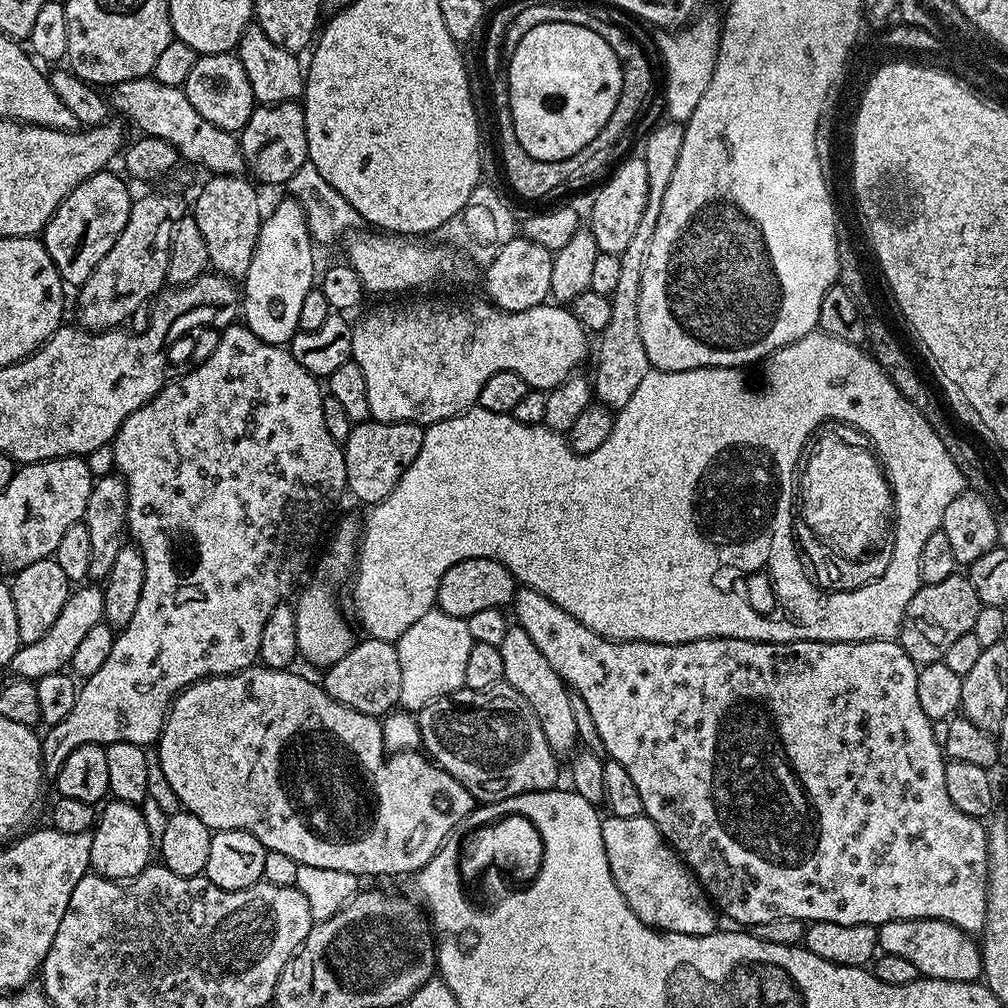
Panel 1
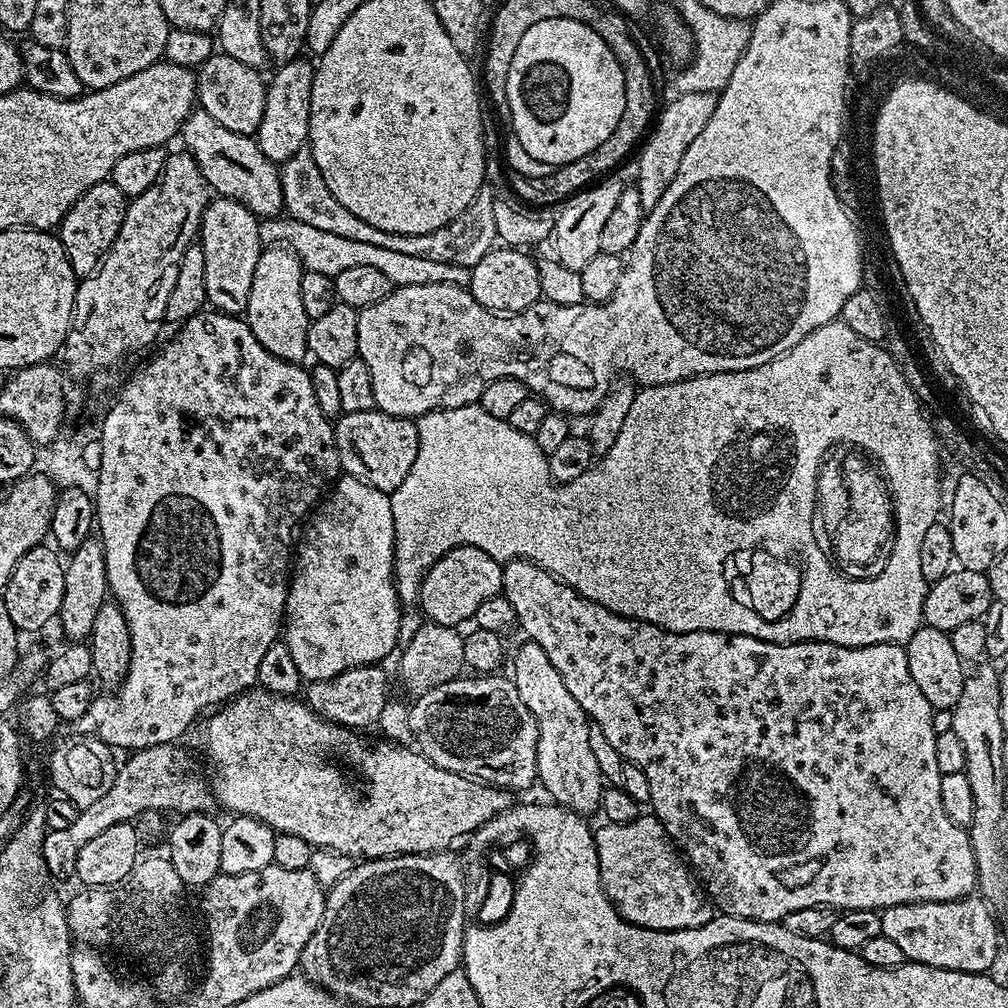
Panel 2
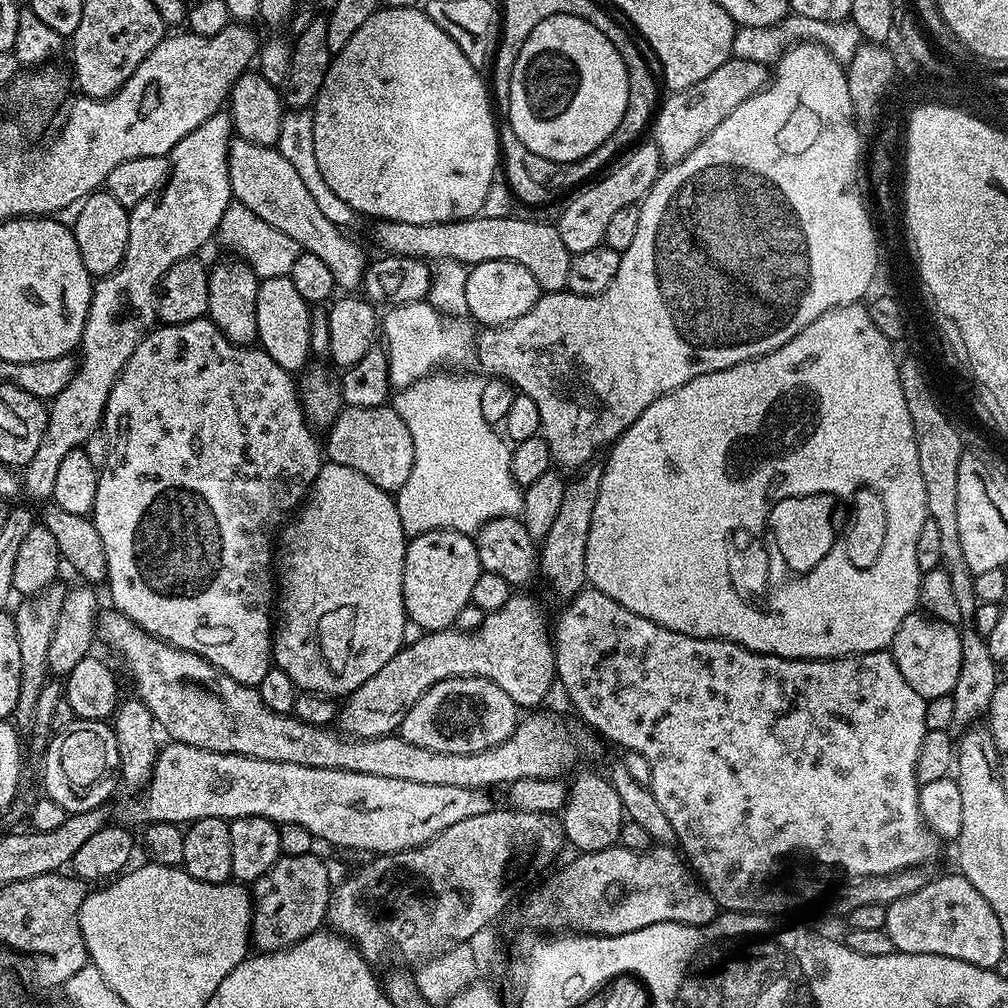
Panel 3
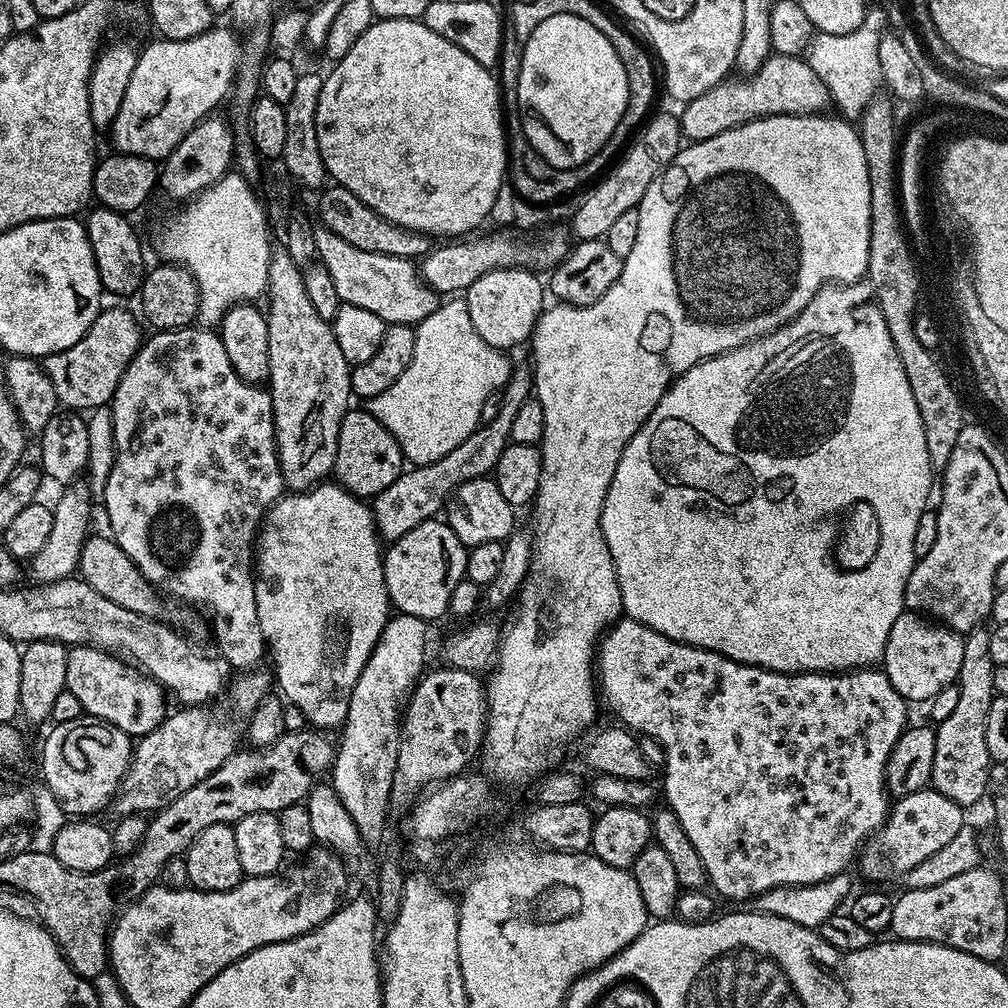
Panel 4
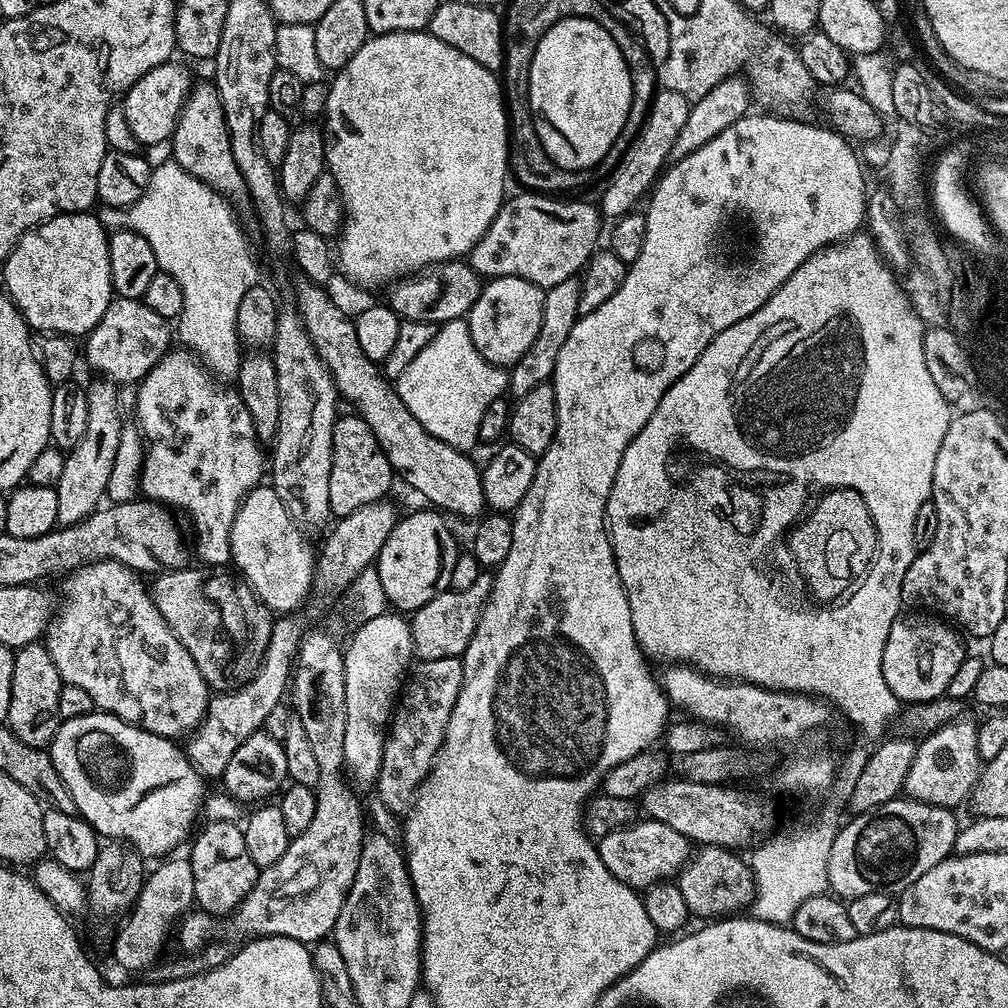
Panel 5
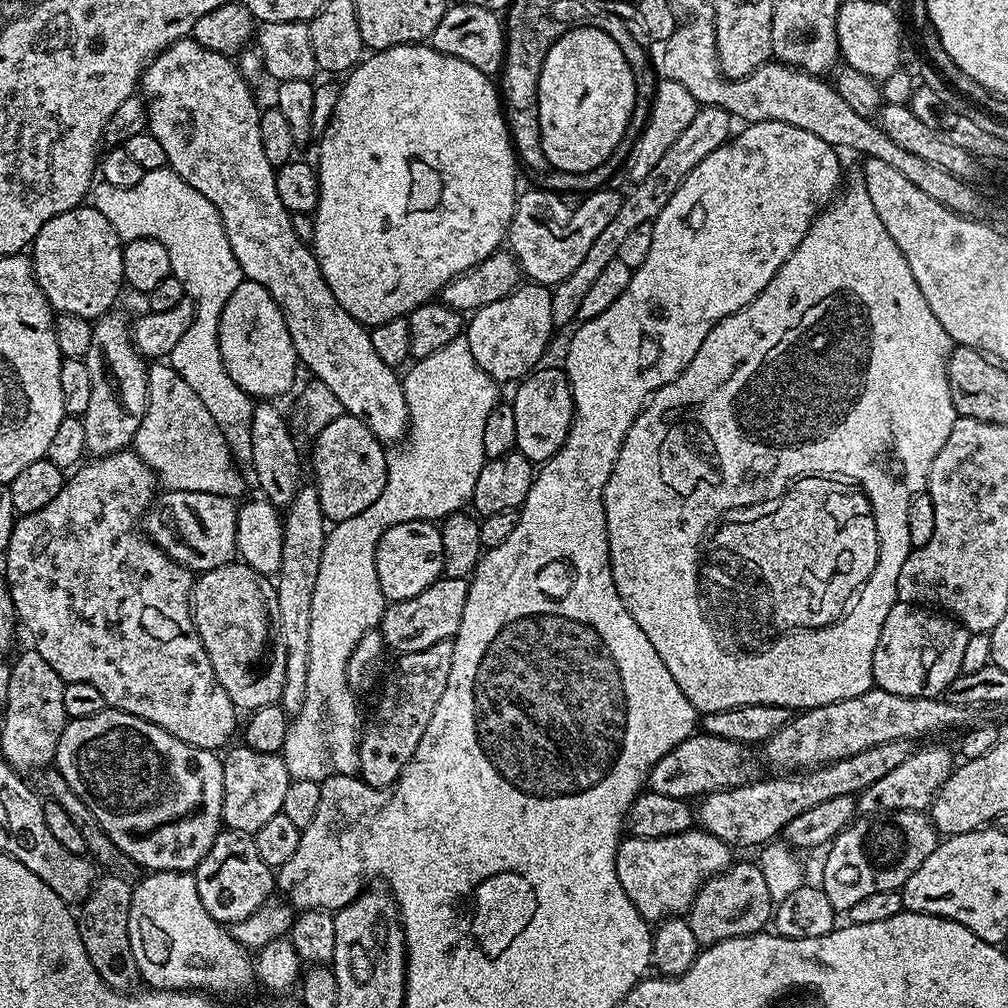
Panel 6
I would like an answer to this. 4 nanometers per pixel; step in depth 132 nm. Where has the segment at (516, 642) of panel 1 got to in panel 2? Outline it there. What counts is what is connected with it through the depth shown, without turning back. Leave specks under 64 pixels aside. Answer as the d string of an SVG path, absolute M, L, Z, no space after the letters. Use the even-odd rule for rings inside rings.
M525 639L523 643L513 656L511 653L510 679L518 690L518 698L526 702L526 710L534 714L538 726L536 775L539 787L544 787L561 808L581 814L595 813L599 809L600 795L604 793L606 781L590 750L589 718L582 706L578 706L574 694L566 690L566 682L562 682L562 674L554 670L554 662L546 658L546 650L542 650L542 646L533 640Z

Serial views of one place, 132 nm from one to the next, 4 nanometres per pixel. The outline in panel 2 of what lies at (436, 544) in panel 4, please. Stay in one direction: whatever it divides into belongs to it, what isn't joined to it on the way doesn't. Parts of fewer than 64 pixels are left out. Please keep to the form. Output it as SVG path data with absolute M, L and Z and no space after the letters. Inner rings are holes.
M460 544L452 548L430 566L430 570L420 583L418 605L425 612L427 619L444 627L456 628L475 617L478 606L486 598L494 598L503 593L502 574L504 564L490 558L486 550L478 550L469 544Z

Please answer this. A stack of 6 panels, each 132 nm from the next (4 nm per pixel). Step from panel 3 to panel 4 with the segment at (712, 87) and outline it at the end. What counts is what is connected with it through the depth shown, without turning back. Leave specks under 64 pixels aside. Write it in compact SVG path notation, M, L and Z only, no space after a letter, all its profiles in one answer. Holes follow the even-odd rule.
M770 55L756 72L736 78L740 80L732 79L721 80L706 94L698 94L698 98L683 105L684 112L679 113L680 131L689 141L709 140L764 116L814 116L823 113L830 104L826 82L800 56Z

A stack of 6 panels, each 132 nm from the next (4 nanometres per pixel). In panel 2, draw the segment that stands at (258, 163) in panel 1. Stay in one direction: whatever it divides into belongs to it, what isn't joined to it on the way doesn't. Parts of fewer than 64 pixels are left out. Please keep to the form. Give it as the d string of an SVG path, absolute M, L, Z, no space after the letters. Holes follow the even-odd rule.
M297 58L279 65L268 84L266 94L266 114L262 118L262 126L258 126L255 134L256 145L276 165L290 159L299 148L308 143L308 123L310 122L310 94L312 83L316 77L311 59Z

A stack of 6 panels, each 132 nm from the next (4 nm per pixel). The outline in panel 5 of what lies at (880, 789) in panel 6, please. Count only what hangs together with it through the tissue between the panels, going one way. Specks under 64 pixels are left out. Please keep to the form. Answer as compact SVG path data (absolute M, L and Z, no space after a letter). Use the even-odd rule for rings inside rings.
M961 718L923 737L916 745L914 762L910 762L910 774L906 774L903 795L910 800L959 809L959 804L971 797L980 777L982 761L978 754L976 726L975 719Z

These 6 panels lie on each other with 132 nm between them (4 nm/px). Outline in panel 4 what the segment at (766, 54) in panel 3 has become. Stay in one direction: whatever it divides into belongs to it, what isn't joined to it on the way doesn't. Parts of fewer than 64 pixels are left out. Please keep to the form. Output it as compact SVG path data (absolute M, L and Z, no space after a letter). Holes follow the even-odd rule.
M883 7L867 9L862 26L850 30L850 34L813 35L808 46L806 59L809 66L826 82L828 95L833 105L841 108L843 119L849 122L859 121L871 100L877 99L882 88L882 77L878 66L878 42L888 28L888 18ZM844 111L844 112L843 112Z

